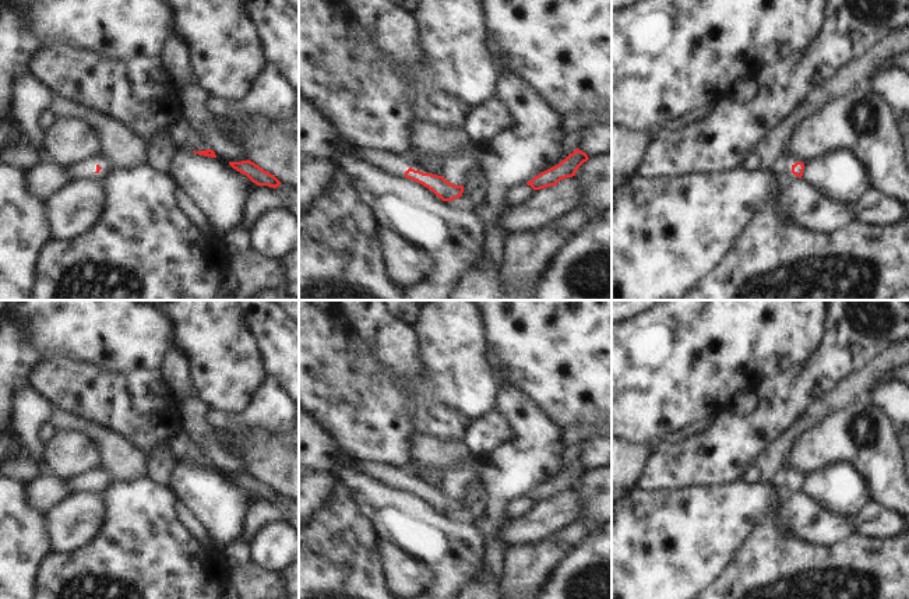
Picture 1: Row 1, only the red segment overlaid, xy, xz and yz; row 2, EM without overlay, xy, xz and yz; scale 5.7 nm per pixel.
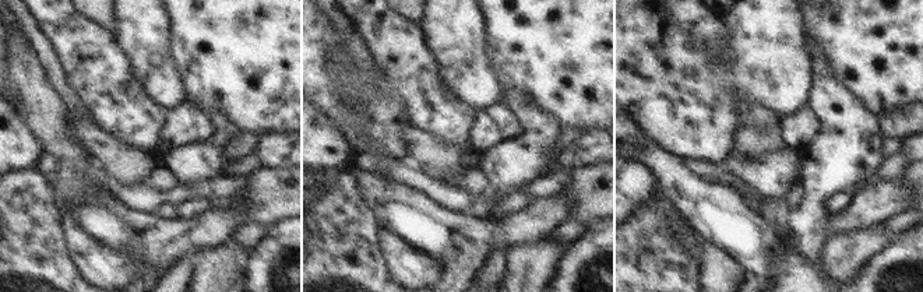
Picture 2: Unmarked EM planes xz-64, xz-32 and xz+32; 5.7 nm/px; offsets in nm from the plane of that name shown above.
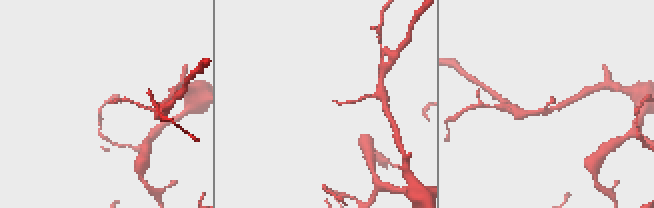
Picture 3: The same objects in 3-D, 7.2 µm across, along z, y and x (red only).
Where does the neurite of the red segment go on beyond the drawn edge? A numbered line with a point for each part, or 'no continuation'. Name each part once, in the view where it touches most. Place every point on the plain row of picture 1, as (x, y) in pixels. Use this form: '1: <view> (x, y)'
1: xy (84, 483)

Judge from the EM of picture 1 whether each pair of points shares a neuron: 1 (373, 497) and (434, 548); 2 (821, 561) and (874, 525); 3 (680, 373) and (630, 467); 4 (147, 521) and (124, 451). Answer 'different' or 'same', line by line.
1: same
2: different
3: different
4: different

